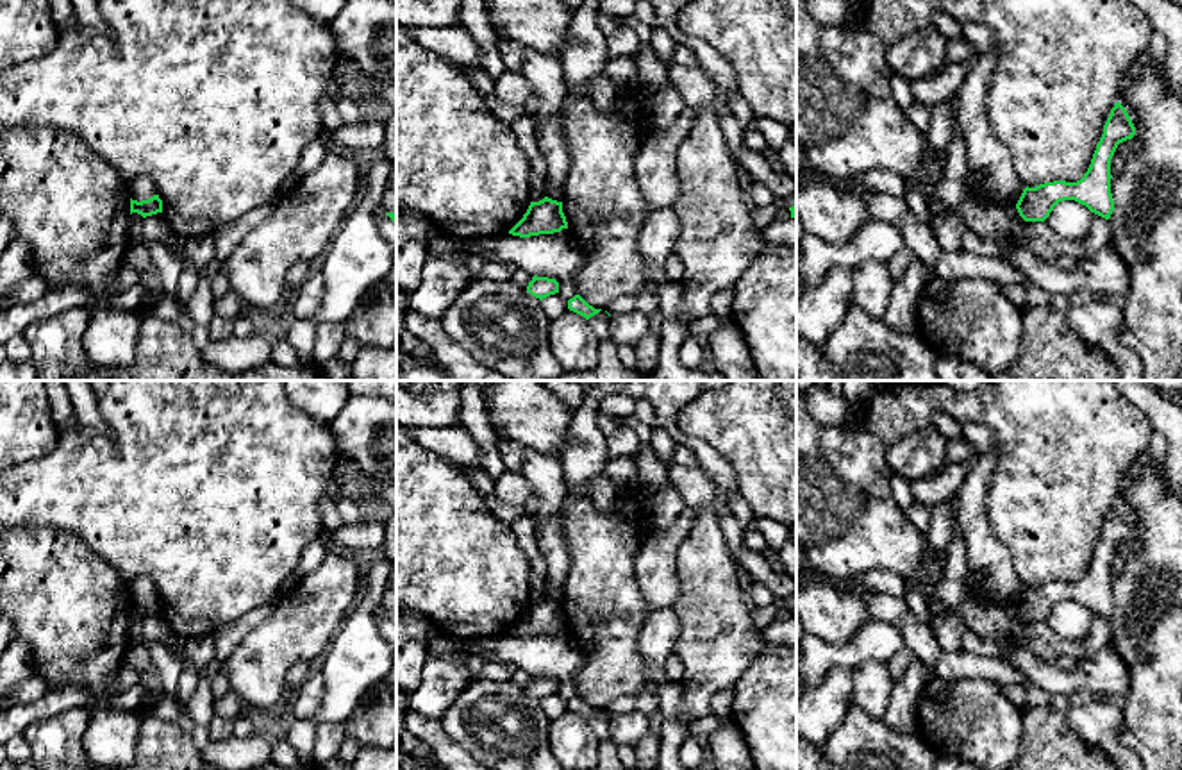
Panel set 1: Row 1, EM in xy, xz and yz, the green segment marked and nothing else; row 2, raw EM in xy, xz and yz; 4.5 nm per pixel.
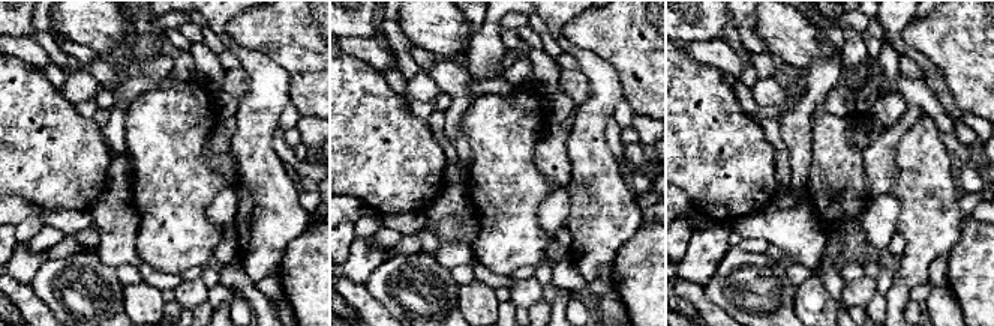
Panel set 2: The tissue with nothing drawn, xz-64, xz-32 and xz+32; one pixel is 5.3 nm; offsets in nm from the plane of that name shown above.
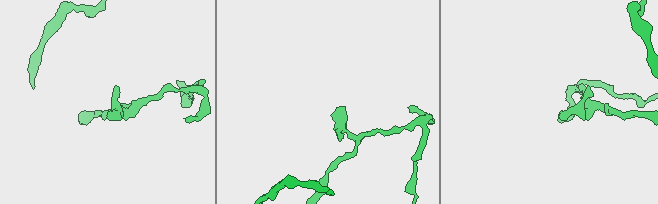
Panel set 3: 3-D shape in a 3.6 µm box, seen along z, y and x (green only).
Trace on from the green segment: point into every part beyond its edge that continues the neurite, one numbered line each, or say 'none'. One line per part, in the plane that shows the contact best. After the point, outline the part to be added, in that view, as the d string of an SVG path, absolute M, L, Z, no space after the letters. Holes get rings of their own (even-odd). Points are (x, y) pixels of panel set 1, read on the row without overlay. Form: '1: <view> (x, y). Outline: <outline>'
1: xy (140, 586). Outline: M134 575L129 582L127 582L129 593L132 600L148 600L154 595L157 595L157 588L152 582L152 579L148 575Z

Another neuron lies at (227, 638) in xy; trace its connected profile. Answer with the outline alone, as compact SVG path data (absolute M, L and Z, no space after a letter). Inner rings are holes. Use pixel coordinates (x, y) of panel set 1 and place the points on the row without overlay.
M268 602L257 606L252 611L245 613L227 627L220 629L212 638L216 645L216 657L220 661L227 659L237 645L246 638L250 631L261 625L273 613L277 602Z

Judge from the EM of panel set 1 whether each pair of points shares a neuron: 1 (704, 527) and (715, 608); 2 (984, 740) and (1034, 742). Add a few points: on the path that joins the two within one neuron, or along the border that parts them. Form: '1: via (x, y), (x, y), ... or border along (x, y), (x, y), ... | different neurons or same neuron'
1: via (704, 547), (704, 565), (711, 588) | same neuron
2: border along (1020, 711), (1022, 751) | different neurons

